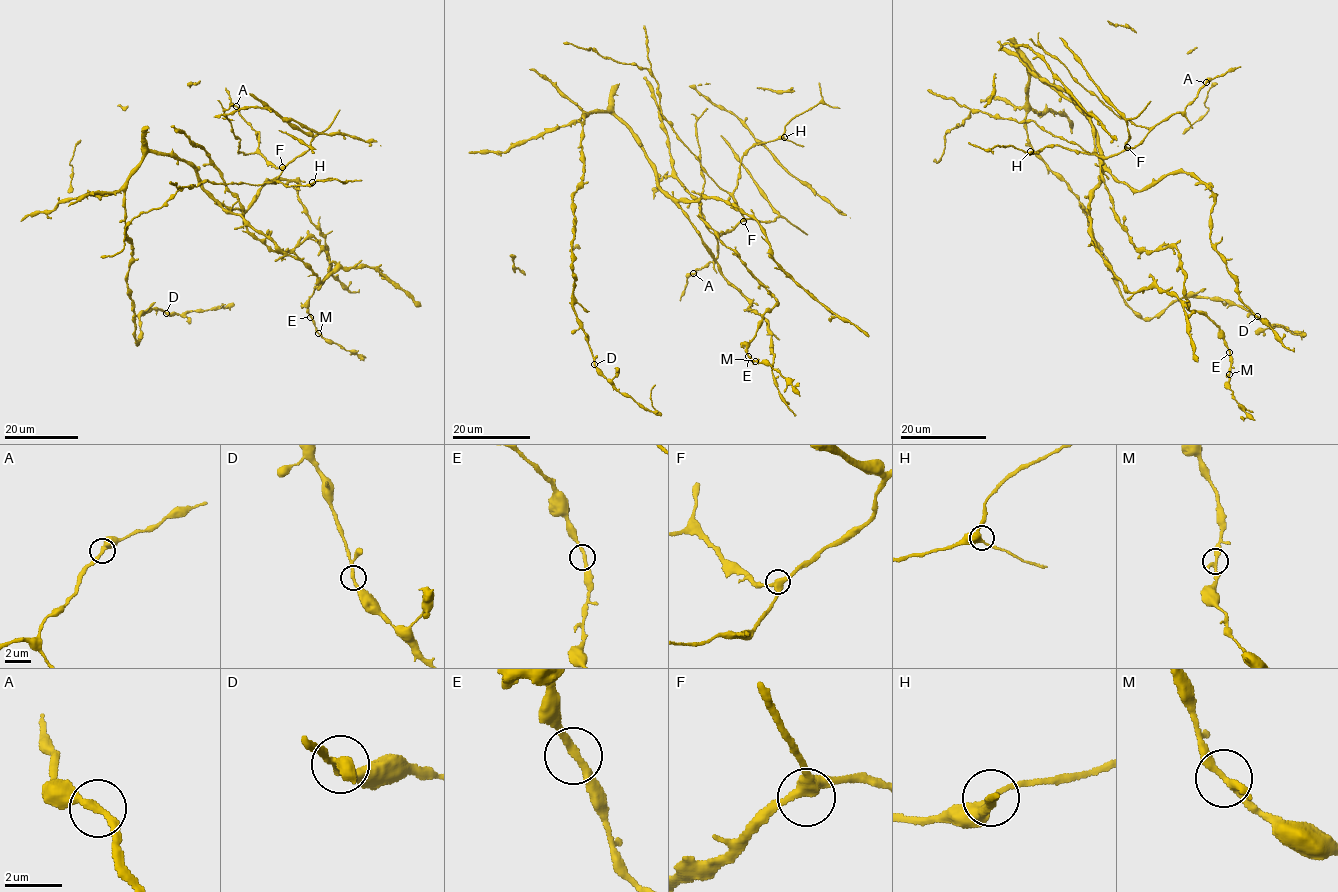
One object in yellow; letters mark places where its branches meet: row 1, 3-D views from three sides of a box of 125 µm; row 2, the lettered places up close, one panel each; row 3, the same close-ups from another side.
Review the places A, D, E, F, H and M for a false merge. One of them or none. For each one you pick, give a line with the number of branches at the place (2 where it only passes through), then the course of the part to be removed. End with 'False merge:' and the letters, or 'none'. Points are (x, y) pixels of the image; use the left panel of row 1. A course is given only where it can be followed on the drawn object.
False merge: none

